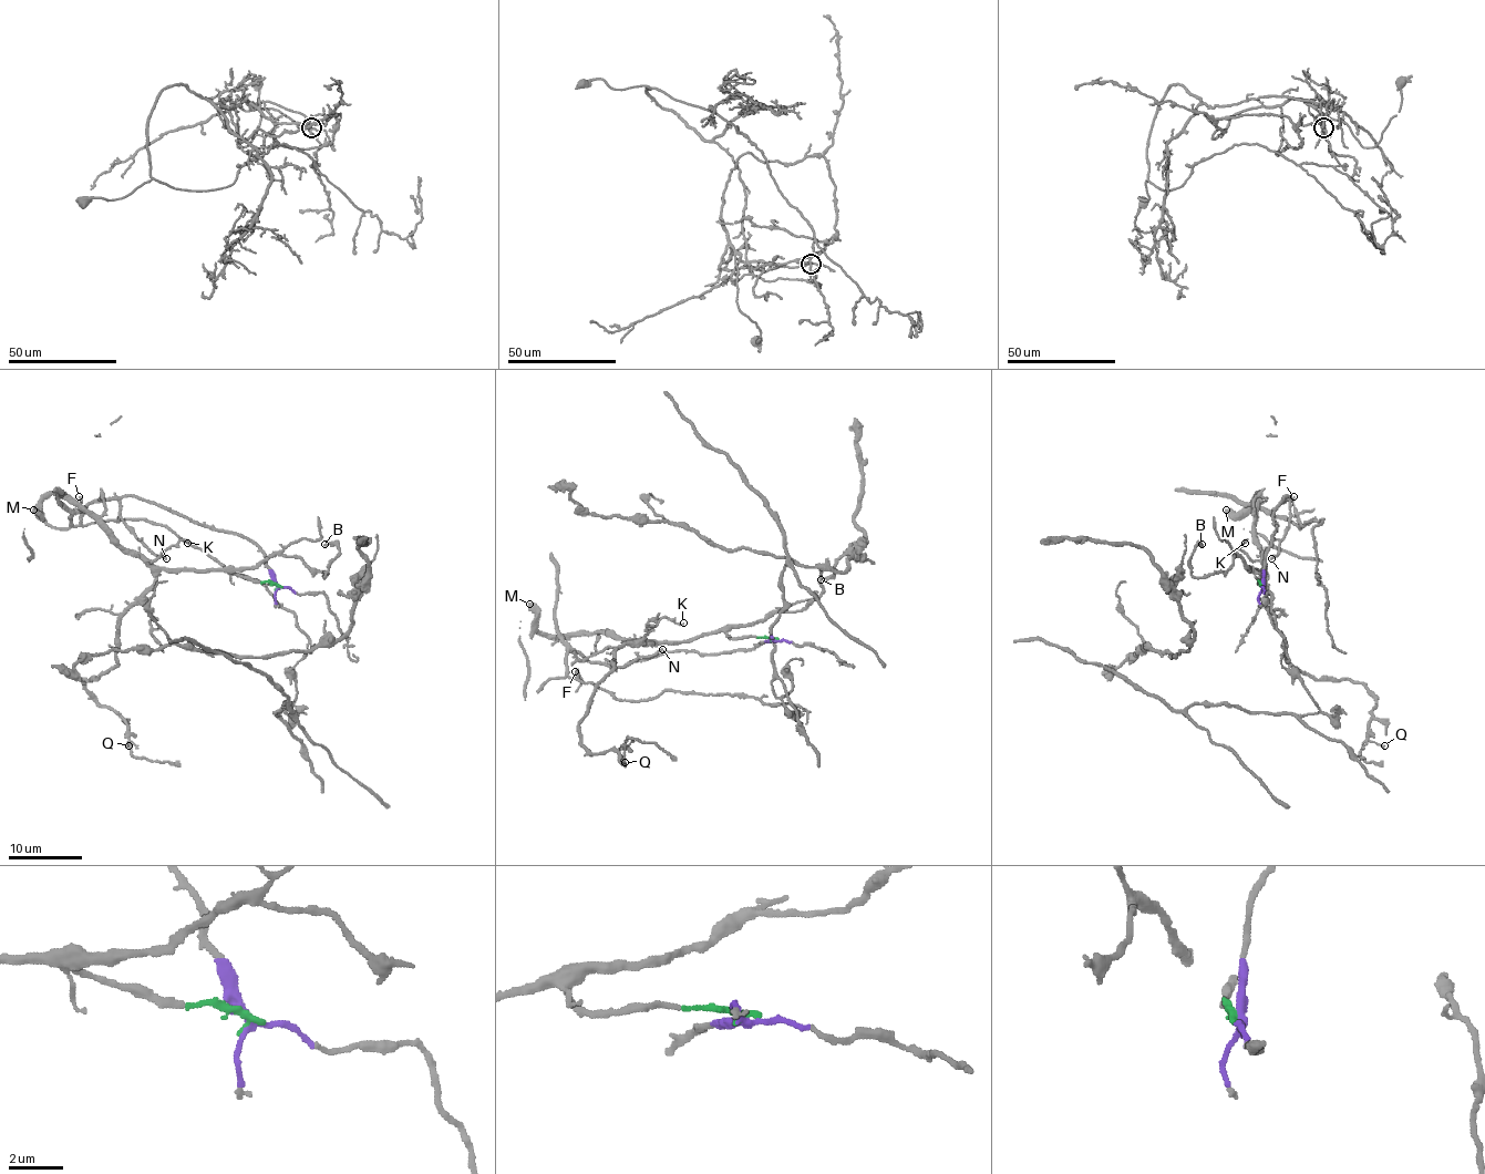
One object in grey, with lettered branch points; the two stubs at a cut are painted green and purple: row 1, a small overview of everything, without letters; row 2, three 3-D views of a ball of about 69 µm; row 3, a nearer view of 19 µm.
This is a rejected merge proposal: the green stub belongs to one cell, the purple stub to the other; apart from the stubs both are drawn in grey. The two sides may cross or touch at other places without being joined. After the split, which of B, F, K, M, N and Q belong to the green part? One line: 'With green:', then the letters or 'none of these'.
With green: B, K, M, Q

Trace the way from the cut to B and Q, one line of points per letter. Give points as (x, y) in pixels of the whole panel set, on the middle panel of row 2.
B: (774, 640), (726, 632), (774, 613), (794, 613), (822, 593), (823, 568), (834, 573), (820, 579)
Q: (774, 640), (723, 630), (620, 646), (578, 737), (593, 753), (624, 745), (624, 762)

